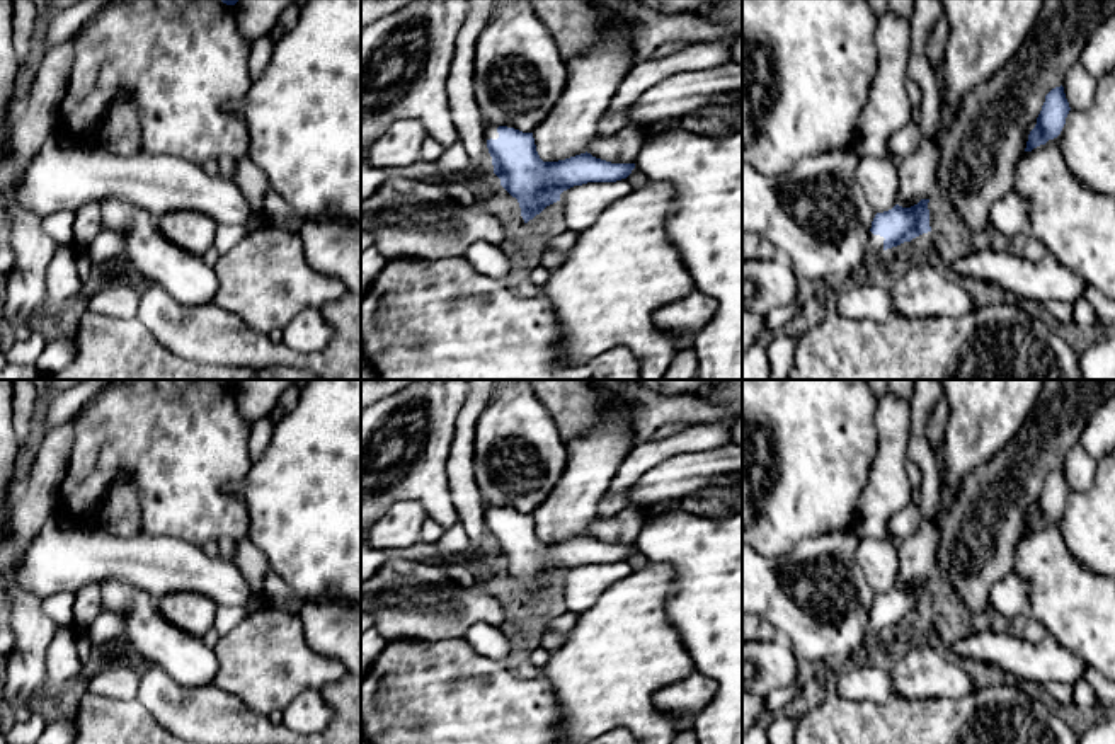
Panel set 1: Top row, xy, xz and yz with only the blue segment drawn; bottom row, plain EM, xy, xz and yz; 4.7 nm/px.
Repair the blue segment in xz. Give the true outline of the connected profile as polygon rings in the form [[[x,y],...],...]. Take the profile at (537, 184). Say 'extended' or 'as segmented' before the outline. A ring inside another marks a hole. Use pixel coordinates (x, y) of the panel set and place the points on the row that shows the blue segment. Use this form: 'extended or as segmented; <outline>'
extended; [[[483,123],[483,133],[494,174],[517,199],[524,223],[560,201],[560,194],[574,186],[616,182],[626,179],[635,169],[635,163],[611,163],[587,152],[558,162],[543,162],[533,133],[487,123]]]

